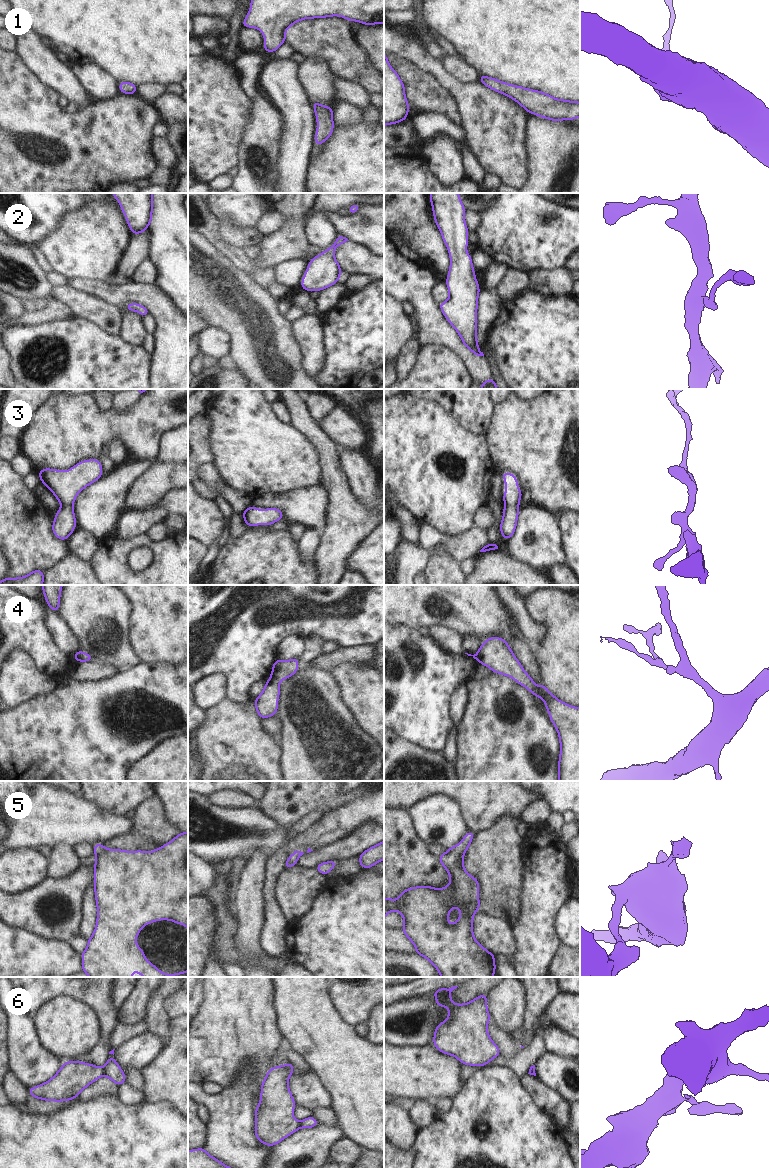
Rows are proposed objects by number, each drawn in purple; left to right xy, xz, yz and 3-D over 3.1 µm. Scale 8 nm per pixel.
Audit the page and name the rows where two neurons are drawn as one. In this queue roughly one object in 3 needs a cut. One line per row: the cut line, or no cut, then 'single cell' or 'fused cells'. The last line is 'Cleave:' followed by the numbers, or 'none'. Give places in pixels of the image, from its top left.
1: no cut | single cell
2: no cut | single cell
3: no cut | single cell
4: xz (270, 676), (278, 681) | fused cells
5: no cut | single cell
6: xy (102, 1068), (103, 1074) | fused cells
Cleave: 4, 6

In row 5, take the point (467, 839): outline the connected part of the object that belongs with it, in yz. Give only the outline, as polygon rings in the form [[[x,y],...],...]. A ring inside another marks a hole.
[[[468,830],[462,841],[448,848],[438,857],[450,875],[450,884],[442,889],[430,886],[417,886],[399,894],[399,899],[384,899],[384,919],[390,911],[399,911],[404,917],[402,931],[414,944],[416,954],[428,959],[438,970],[441,977],[493,977],[496,971],[495,955],[478,943],[473,935],[474,913],[480,910],[479,882],[467,874],[464,869],[464,853],[475,834]],[[456,907],[462,911],[458,921],[451,925],[446,919],[450,909]]]

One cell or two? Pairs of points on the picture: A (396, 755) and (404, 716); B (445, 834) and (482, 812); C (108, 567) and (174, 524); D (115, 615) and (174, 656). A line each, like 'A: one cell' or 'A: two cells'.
A: two cells
B: two cells
C: two cells
D: two cells

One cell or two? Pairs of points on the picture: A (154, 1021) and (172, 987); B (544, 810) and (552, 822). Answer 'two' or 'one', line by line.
A: one
B: two

